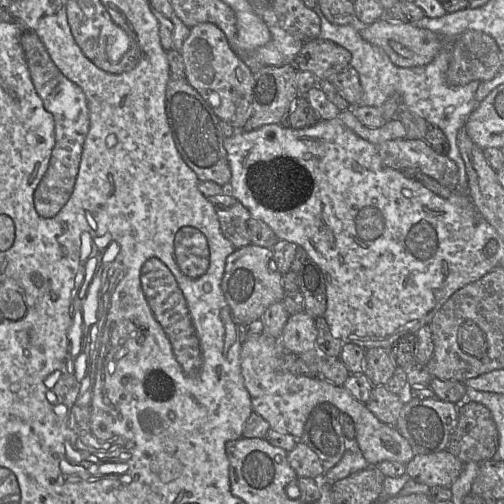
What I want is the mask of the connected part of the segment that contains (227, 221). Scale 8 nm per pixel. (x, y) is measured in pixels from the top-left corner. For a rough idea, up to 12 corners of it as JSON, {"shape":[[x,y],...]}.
{"shape":[[235,201],[216,211],[221,231],[235,249],[251,243],[251,214]]}

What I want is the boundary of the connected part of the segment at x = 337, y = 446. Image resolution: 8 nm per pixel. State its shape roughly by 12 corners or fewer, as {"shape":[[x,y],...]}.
{"shape":[[318,404],[299,441],[326,471],[349,447],[340,410]]}

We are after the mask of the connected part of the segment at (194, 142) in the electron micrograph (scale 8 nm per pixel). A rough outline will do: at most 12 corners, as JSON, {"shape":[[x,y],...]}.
{"shape":[[184,78],[166,86],[176,148],[200,181],[228,187],[219,117]]}

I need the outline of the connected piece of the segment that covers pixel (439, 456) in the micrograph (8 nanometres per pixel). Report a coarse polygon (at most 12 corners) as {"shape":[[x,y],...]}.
{"shape":[[444,450],[415,454],[410,479],[450,488],[463,463]]}

